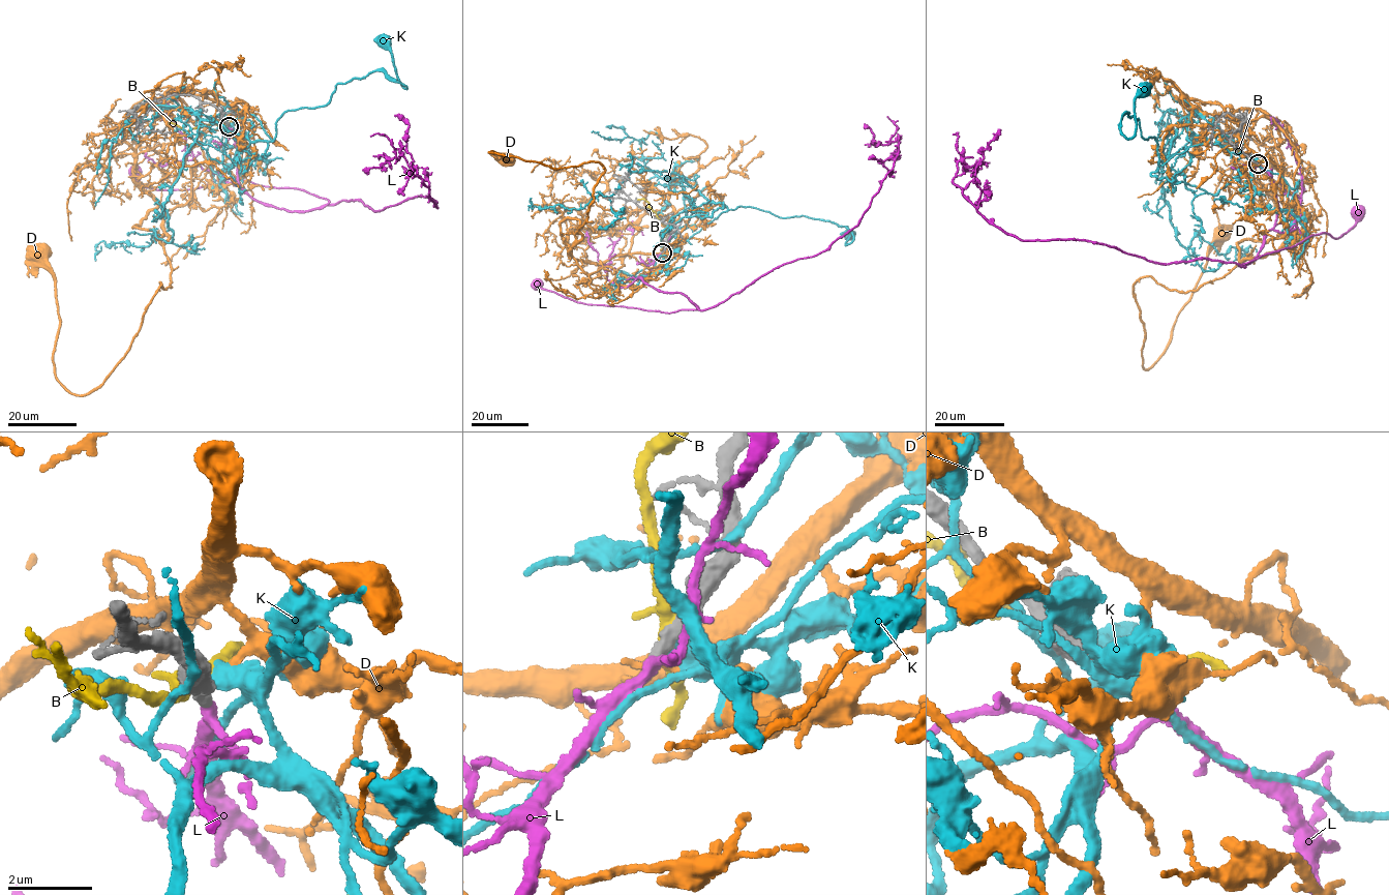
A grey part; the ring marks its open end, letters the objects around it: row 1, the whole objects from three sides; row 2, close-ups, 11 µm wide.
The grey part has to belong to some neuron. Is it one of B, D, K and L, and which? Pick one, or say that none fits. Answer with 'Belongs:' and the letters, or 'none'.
Belongs: L

